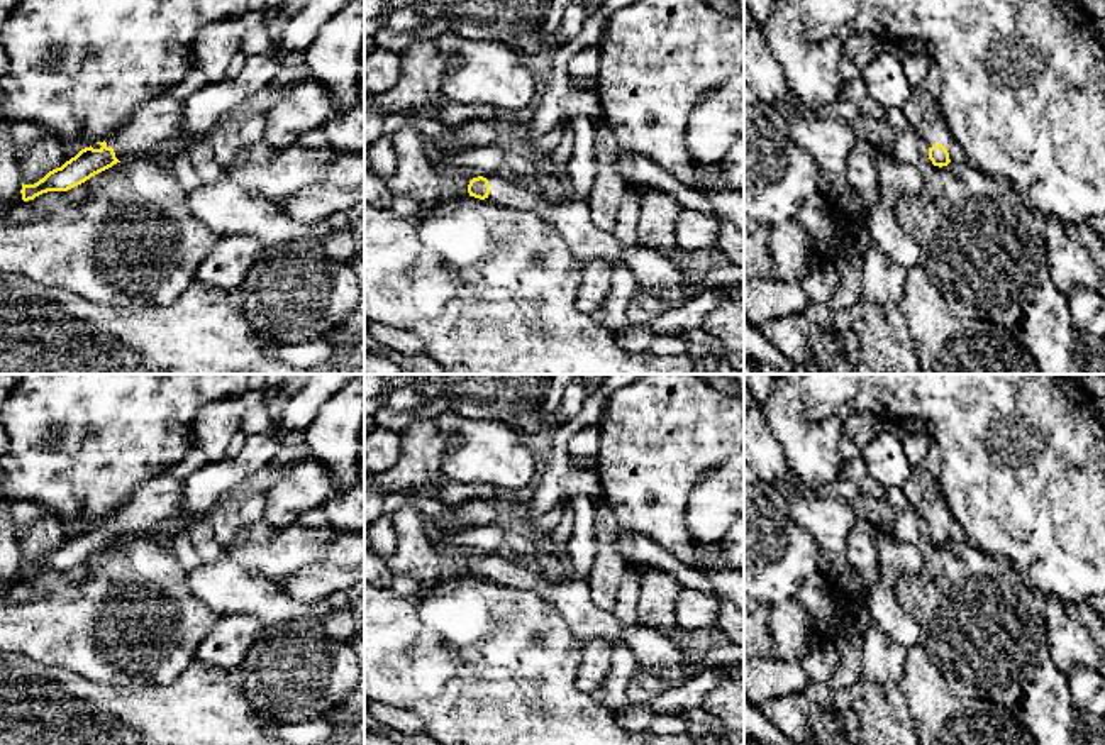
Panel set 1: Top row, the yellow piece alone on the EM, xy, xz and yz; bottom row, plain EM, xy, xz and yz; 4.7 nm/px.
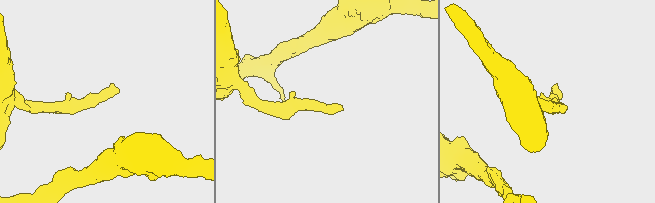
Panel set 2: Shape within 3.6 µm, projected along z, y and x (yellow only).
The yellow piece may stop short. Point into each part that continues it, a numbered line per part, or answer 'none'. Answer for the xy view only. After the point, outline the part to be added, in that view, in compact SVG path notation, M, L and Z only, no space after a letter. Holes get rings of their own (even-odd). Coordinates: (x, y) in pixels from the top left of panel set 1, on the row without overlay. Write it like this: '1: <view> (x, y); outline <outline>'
1: xy (156, 502); outline M159 474L141 483L130 499L112 515L112 528L115 537L124 542L154 533L163 525L186 527L205 516L186 510L181 481Z

